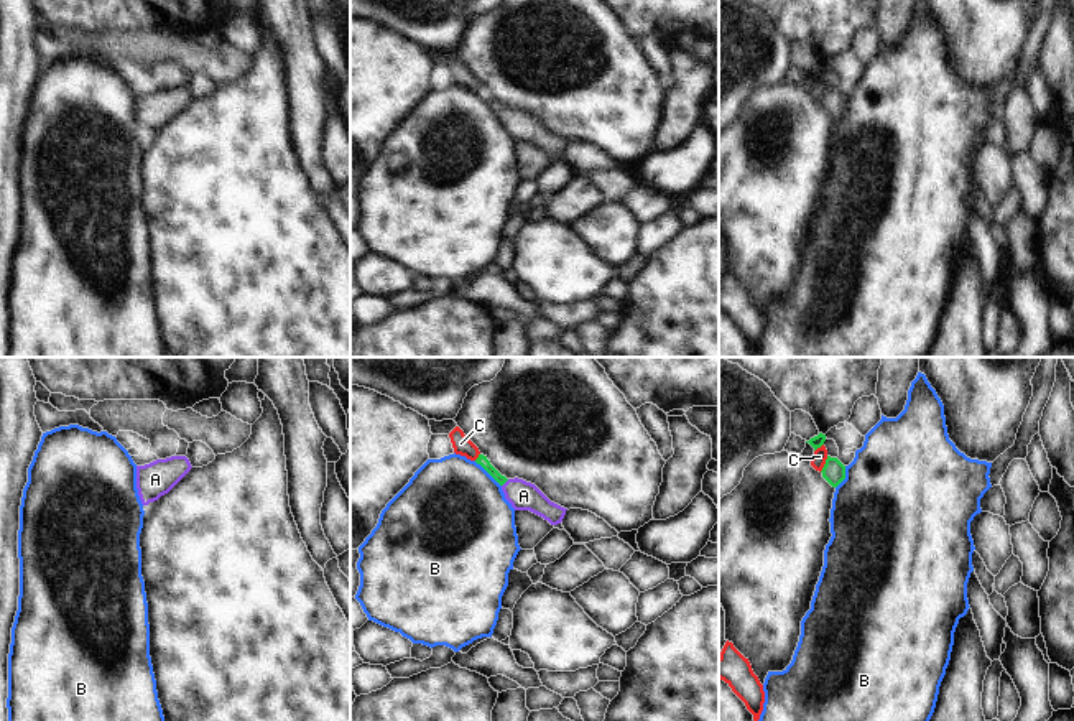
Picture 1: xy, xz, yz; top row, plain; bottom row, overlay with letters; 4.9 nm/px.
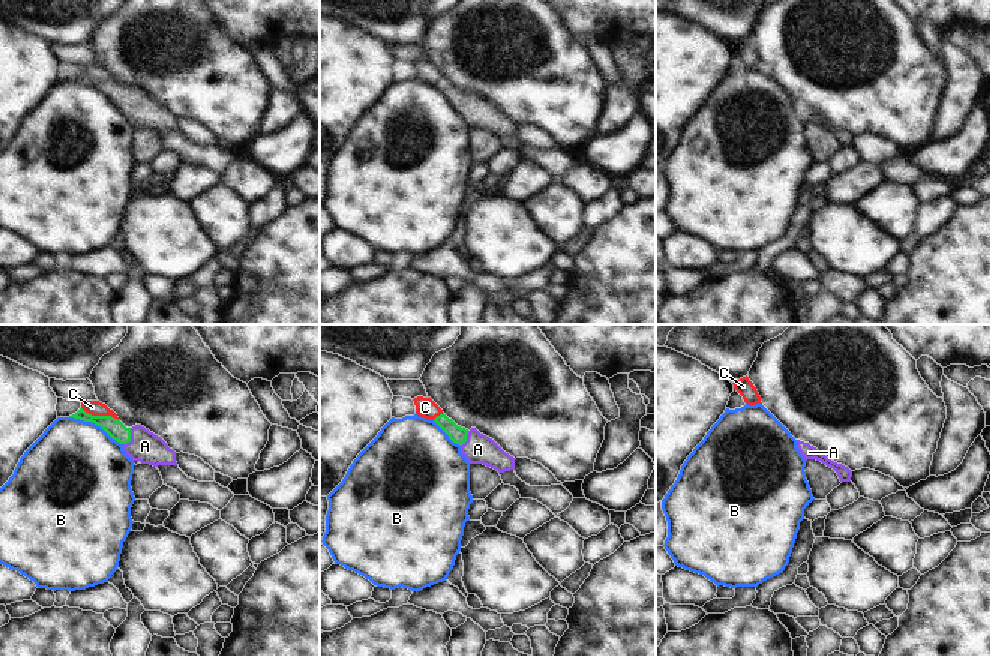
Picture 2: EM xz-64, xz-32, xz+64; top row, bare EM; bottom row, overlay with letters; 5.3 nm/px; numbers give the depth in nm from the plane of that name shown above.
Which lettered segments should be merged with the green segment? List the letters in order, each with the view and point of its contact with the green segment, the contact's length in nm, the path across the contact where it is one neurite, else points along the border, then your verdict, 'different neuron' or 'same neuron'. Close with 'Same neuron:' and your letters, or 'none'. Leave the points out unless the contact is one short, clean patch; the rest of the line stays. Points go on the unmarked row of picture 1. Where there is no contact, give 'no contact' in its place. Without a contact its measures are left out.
A: meets green in xz at (505, 112); contact 50 nm long; runs through xz (482, 91), (505, 112), (523, 127); same neuron
B: meets green in xz at (487, 102); contact 180 nm long; border along xz (474, 93), (500, 117); different neuron
C: meets green in yz at (824, 96); contact 90 nm long; border along yz (828, 88), (819, 102); different neuron
Same neuron: A

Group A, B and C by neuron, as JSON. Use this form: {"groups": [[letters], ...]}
{"groups": [["A"], ["B"], ["C"]]}

